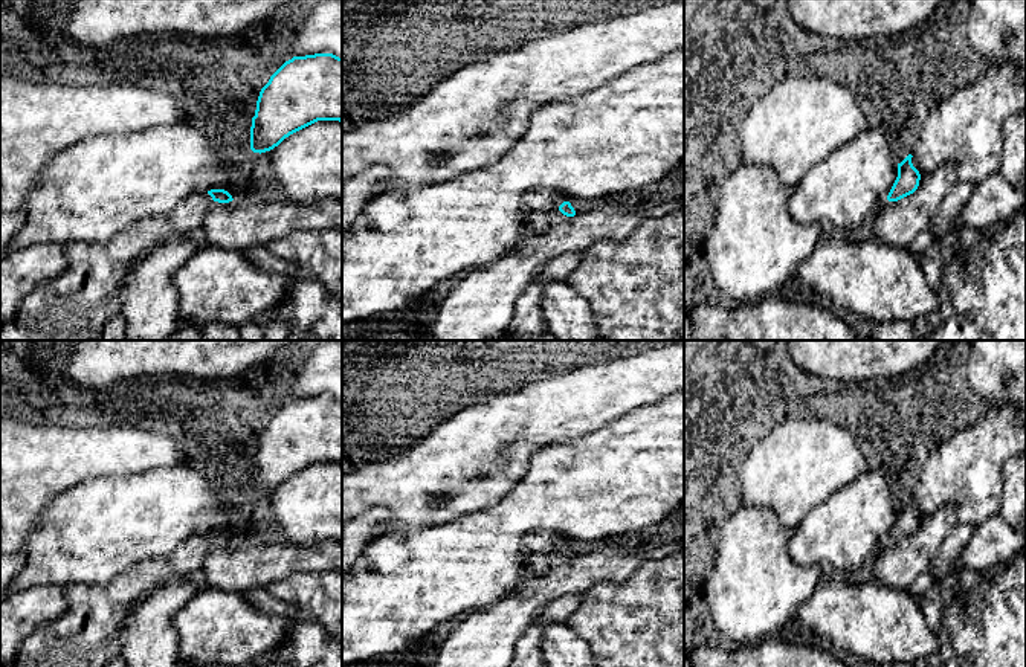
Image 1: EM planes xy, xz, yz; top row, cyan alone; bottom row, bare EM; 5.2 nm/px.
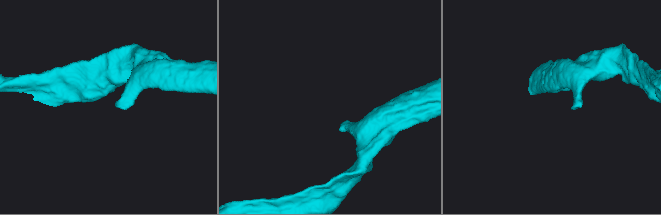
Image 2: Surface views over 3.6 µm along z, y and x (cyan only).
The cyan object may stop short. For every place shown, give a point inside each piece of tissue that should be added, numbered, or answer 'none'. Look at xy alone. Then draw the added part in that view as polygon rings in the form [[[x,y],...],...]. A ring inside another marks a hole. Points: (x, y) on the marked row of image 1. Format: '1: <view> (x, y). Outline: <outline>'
1: xy (77, 306). Outline: [[[208,192],[183,198],[174,211],[140,220],[105,243],[67,243],[67,269],[24,296],[17,313],[0,325],[0,340],[99,340],[105,324],[121,314],[124,278],[140,258],[174,238],[197,237],[214,200]]]

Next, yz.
none

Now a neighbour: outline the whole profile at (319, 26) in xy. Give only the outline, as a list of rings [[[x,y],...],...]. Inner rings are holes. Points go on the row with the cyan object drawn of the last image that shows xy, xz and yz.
[[[311,0],[293,32],[295,56],[333,53],[342,58],[342,0]]]

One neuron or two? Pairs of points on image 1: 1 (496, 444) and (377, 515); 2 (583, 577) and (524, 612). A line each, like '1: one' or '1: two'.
1: two
2: one

